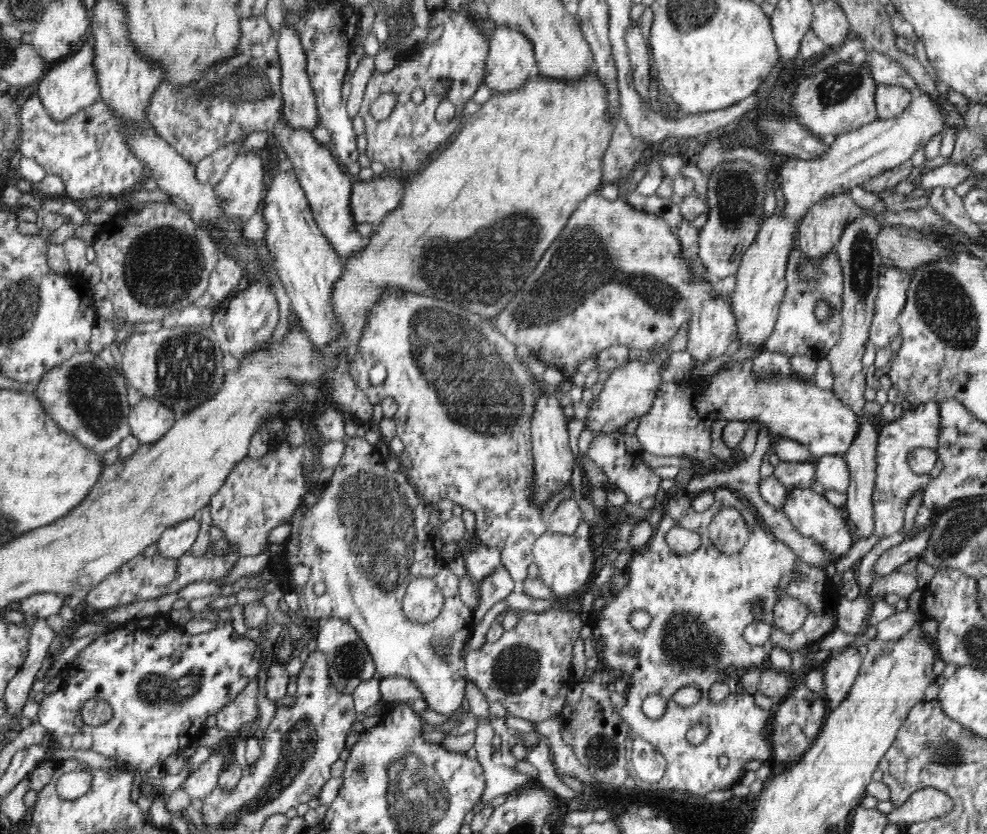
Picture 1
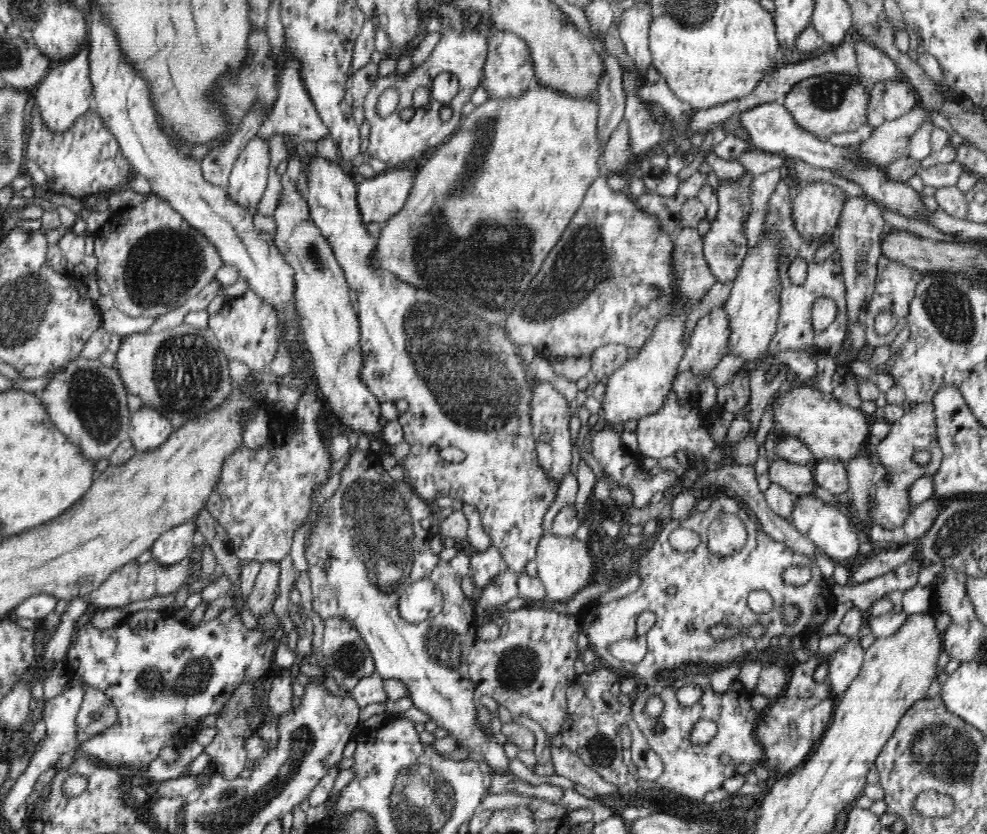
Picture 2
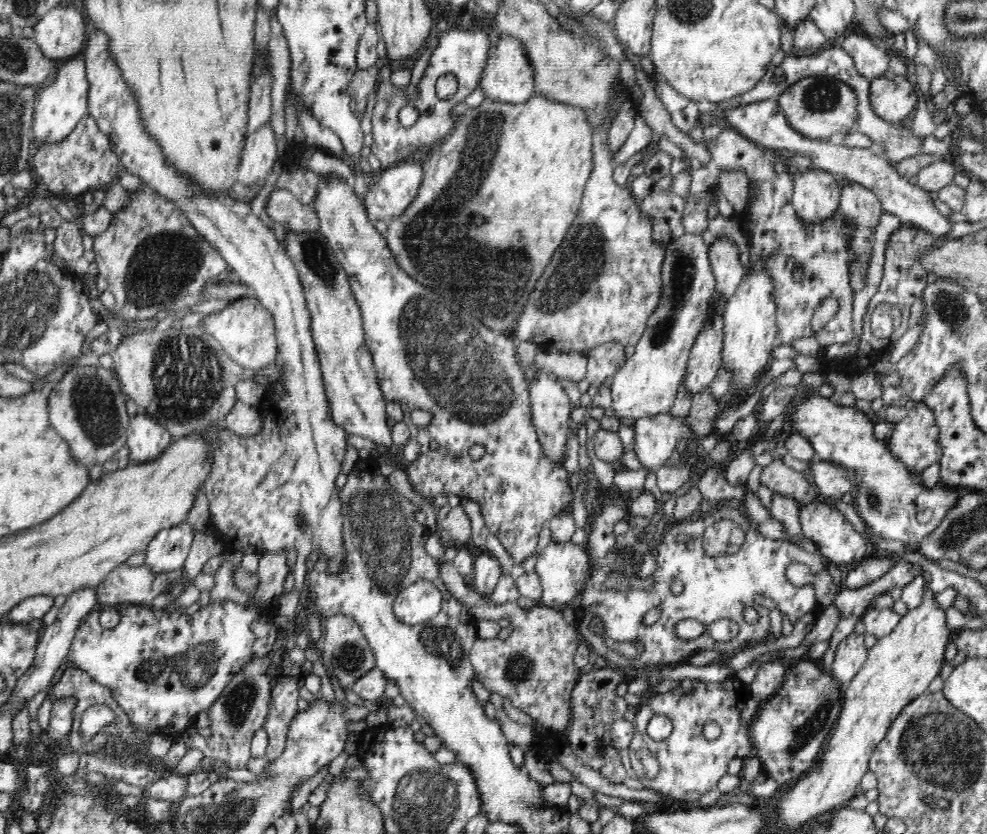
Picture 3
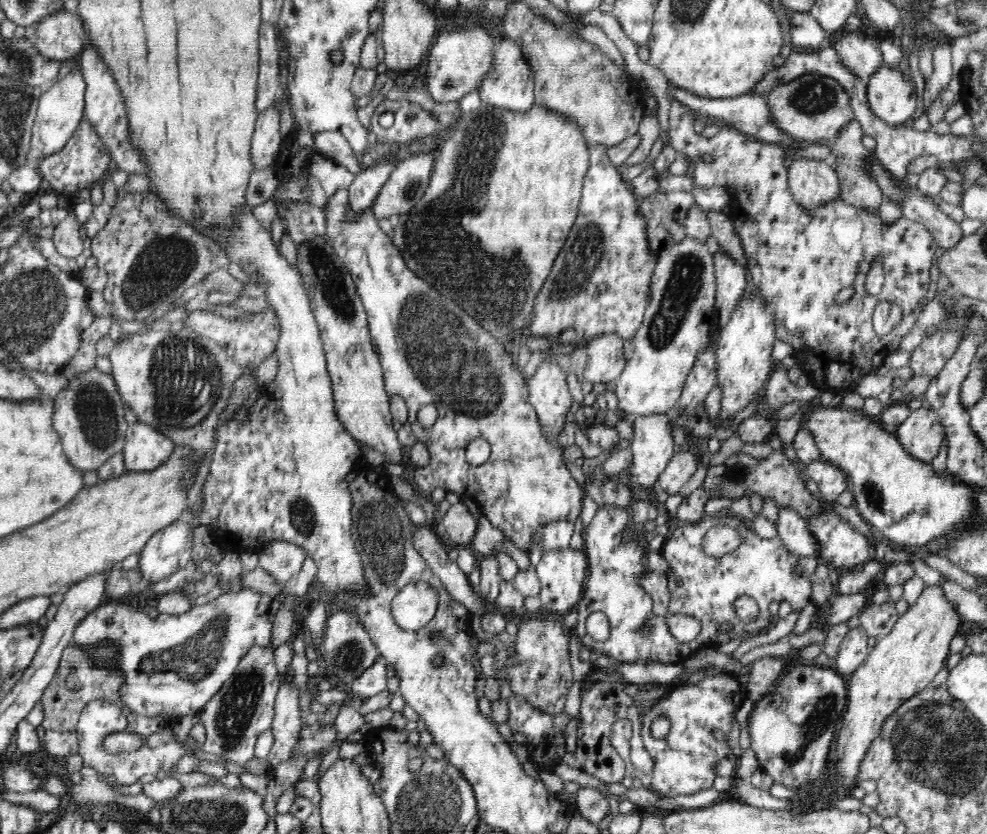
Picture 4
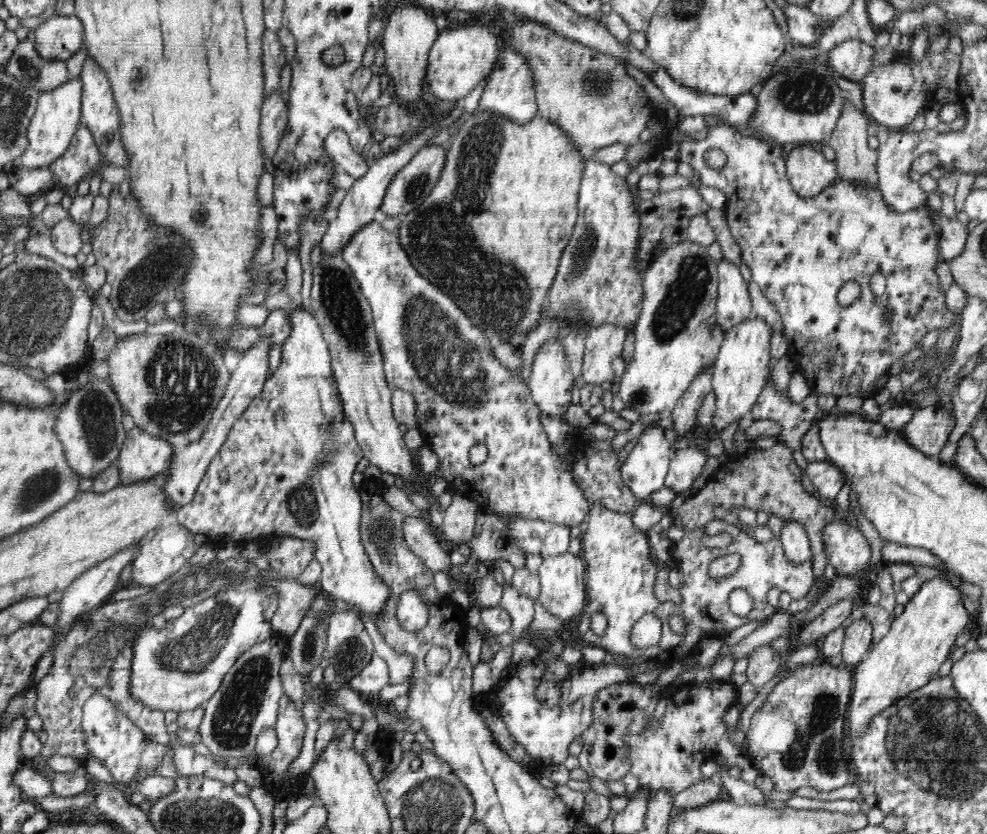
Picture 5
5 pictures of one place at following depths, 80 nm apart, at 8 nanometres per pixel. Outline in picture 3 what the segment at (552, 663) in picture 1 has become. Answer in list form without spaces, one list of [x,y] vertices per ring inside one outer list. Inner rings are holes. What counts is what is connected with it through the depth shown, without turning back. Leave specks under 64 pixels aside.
[[[438,533],[429,534],[425,548],[426,553],[441,564],[441,578],[450,593],[467,607],[475,620],[511,620],[511,631],[506,640],[476,640],[470,654],[474,678],[482,682],[488,692],[508,698],[514,707],[532,717],[541,728],[561,734],[570,720],[571,692],[577,683],[574,658],[582,640],[575,624],[564,620],[562,610],[539,605],[526,610],[516,602],[494,603],[479,595],[474,588],[466,585],[464,577],[445,558],[445,549]]]

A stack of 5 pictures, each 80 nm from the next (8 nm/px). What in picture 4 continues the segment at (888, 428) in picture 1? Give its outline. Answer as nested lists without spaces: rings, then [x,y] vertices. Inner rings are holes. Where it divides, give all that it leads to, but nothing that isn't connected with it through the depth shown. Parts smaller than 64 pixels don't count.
[[[927,405],[919,410],[911,410],[906,420],[893,431],[902,448],[912,458],[922,462],[931,462],[945,442],[939,414]]]

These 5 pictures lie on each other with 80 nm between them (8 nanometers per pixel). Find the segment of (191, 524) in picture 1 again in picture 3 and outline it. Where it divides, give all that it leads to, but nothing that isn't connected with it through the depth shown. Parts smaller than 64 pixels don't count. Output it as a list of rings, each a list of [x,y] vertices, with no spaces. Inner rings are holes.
[[[187,521],[174,526],[172,529],[162,530],[148,546],[145,551],[146,559],[144,565],[148,566],[153,574],[166,574],[183,569],[187,557],[190,554],[192,542],[194,542],[195,531]]]

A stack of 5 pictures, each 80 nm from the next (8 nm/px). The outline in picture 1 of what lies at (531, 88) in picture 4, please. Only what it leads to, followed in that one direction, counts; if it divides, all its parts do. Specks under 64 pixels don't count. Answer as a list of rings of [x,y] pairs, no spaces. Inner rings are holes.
[[[496,26],[490,33],[489,54],[485,63],[484,84],[495,94],[514,92],[524,86],[530,76],[539,75],[533,45],[522,32],[504,26]]]

